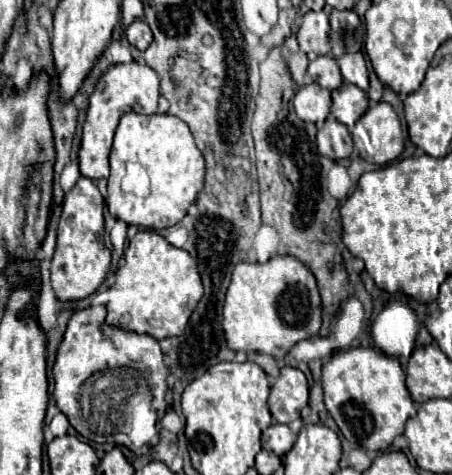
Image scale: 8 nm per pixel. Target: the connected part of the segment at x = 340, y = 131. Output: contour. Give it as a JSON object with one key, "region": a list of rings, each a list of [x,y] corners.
{"region":[[[332,115],[326,119],[322,129],[318,129],[316,145],[318,145],[318,151],[332,161],[346,159],[352,153],[352,137],[346,125],[340,125]]]}

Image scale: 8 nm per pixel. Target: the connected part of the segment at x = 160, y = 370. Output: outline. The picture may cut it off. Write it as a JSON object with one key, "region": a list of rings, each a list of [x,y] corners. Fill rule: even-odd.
{"region":[[[88,307],[82,311],[76,311],[66,327],[66,333],[58,345],[56,361],[52,367],[54,375],[54,401],[56,407],[68,417],[70,425],[88,441],[94,443],[112,443],[112,445],[124,445],[134,453],[146,453],[154,443],[150,441],[148,445],[134,447],[126,433],[126,403],[150,403],[150,409],[156,411],[156,417],[162,417],[166,411],[164,395],[166,395],[166,377],[168,377],[168,367],[162,361],[162,351],[160,345],[154,337],[148,335],[138,335],[138,333],[128,333],[116,327],[110,327],[104,323],[106,317],[106,307]]]}

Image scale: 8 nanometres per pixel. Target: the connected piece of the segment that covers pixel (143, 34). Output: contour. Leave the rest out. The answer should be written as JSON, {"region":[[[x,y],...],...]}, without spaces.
{"region":[[[138,19],[130,27],[126,27],[124,35],[126,35],[128,43],[134,45],[136,49],[140,49],[140,51],[144,51],[152,43],[152,31],[150,31],[148,23],[142,21],[142,19]]]}

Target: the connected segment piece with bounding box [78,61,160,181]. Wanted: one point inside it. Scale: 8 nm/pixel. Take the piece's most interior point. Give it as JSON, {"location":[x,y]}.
{"location":[125,87]}

